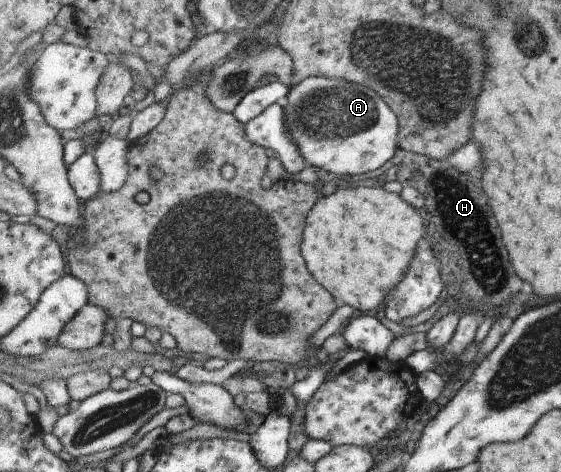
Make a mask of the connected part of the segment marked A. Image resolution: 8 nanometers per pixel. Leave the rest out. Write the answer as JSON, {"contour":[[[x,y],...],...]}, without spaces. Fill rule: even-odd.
{"contour":[[[309,76],[305,78],[303,82],[299,84],[291,85],[292,92],[287,96],[287,99],[283,103],[283,108],[287,112],[287,126],[293,134],[293,138],[297,140],[303,156],[307,158],[307,166],[313,166],[313,168],[319,168],[320,171],[323,171],[328,176],[371,176],[379,172],[379,168],[383,168],[389,160],[395,158],[397,155],[400,146],[400,134],[401,134],[401,125],[400,118],[397,116],[396,111],[393,110],[392,106],[389,106],[389,103],[371,86],[367,84],[361,84],[359,82],[353,83],[347,78],[331,78],[331,76]]]}

